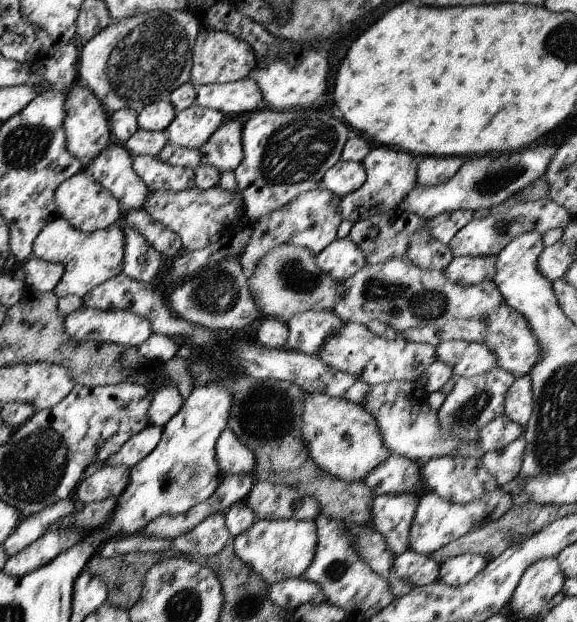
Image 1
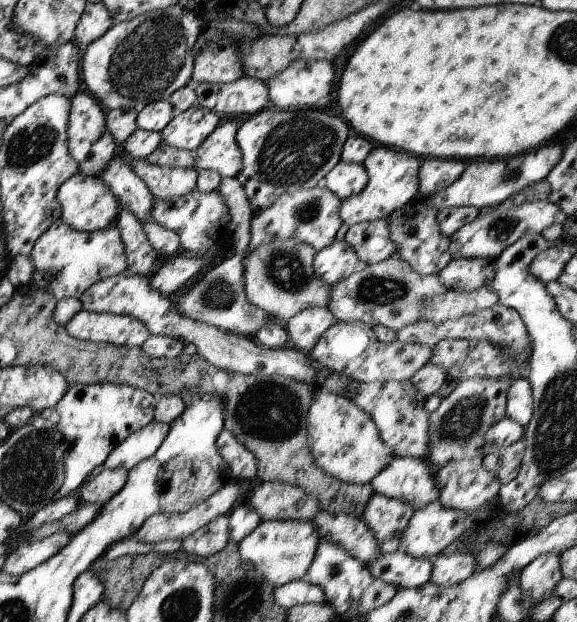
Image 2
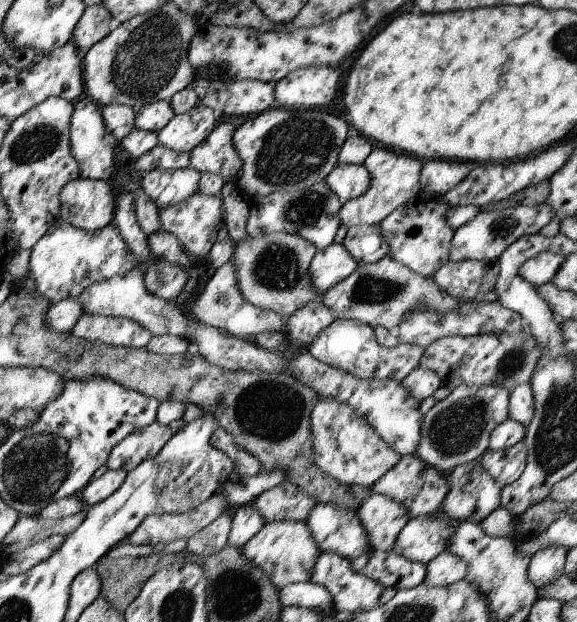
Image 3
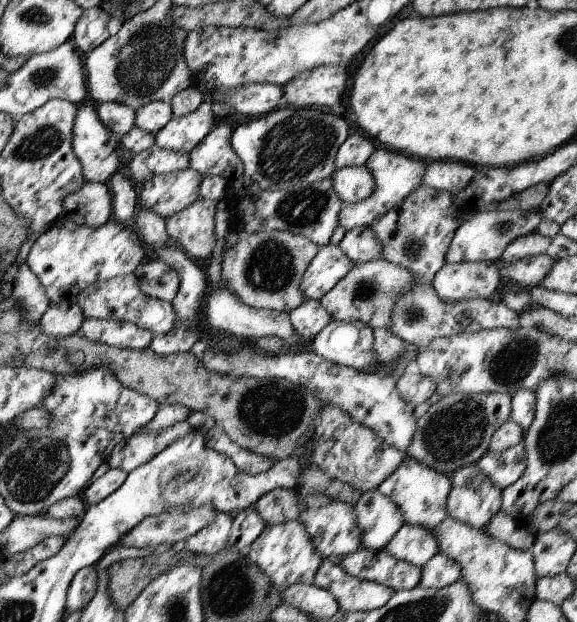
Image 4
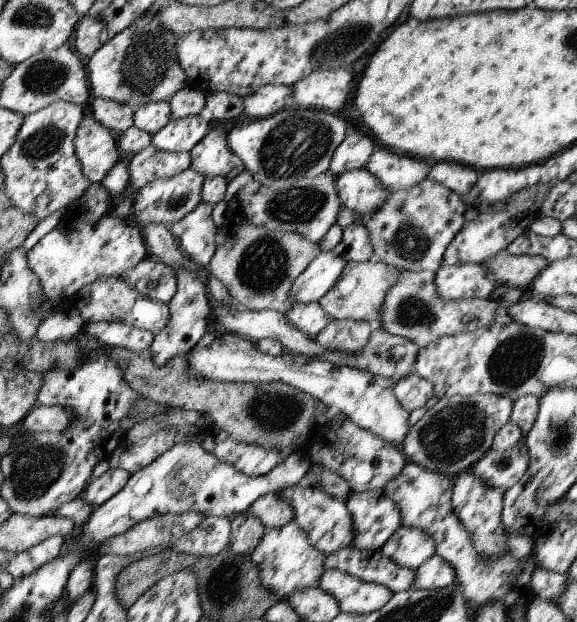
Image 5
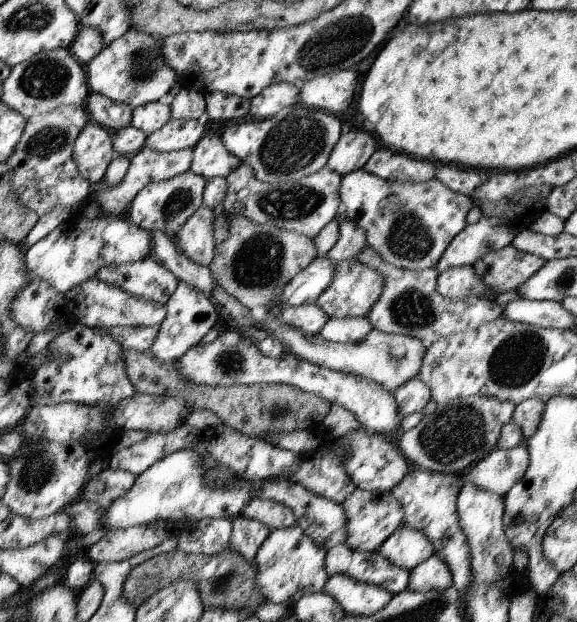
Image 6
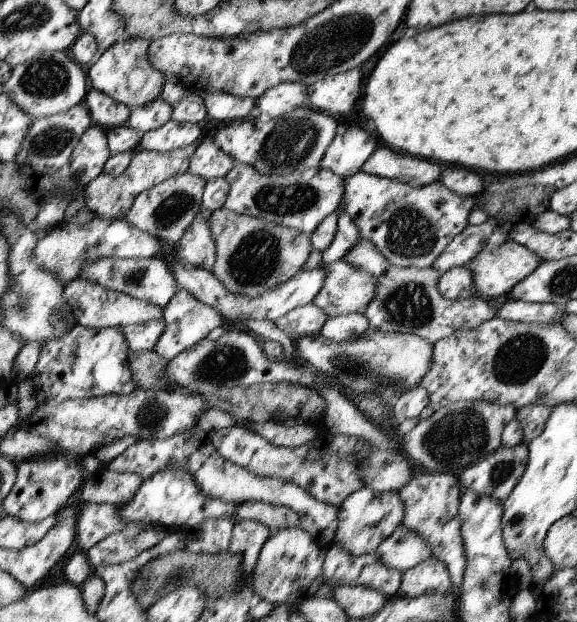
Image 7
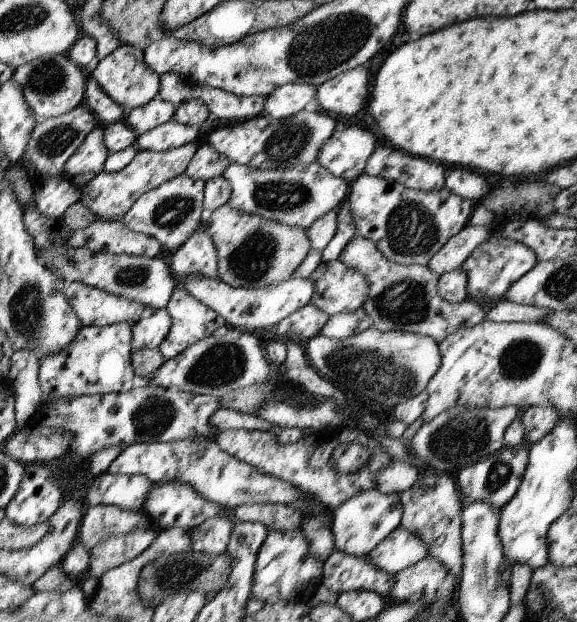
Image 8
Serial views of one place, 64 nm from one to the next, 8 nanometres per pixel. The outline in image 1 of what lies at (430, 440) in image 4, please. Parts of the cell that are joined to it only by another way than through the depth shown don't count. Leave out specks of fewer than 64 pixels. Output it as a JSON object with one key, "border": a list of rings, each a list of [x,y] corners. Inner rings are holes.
{"border":[[[499,368],[472,378],[460,377],[450,394],[445,396],[443,405],[437,410],[436,418],[440,430],[444,430],[444,436],[452,436],[458,438],[460,442],[476,444],[481,448],[480,430],[503,415],[506,393],[515,379],[515,375]]]}

